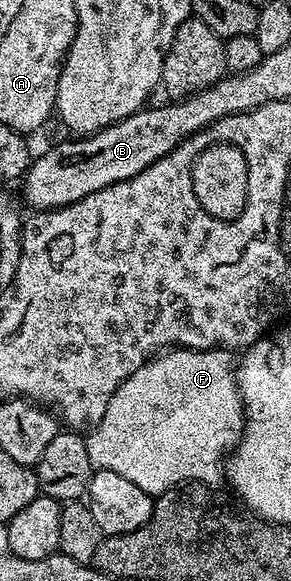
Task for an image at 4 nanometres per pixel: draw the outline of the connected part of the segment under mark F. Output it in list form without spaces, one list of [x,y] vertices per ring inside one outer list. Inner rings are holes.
[[[170,348],[162,352],[151,361],[146,361],[135,375],[127,378],[121,386],[111,395],[111,403],[107,403],[107,411],[103,411],[103,419],[92,429],[87,437],[87,455],[91,455],[91,463],[94,470],[113,469],[119,475],[124,475],[128,481],[135,483],[135,487],[143,487],[150,495],[160,495],[169,489],[176,489],[186,483],[200,483],[210,487],[216,486],[216,481],[222,480],[225,463],[233,448],[237,446],[237,440],[245,432],[245,407],[241,404],[241,392],[237,389],[235,376],[235,361],[226,350],[223,349],[183,349]]]

